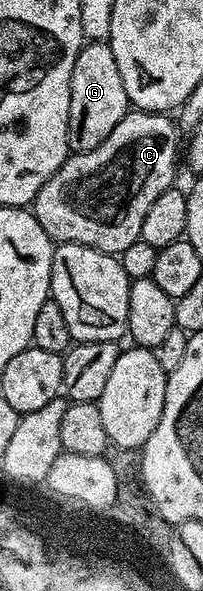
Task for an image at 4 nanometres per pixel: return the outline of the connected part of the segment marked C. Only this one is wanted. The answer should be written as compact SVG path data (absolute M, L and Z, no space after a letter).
M131 109L120 125L116 125L116 129L112 129L112 133L108 133L100 145L96 145L96 149L71 154L34 198L32 210L44 233L48 233L55 244L79 243L115 257L121 256L128 245L140 239L144 216L152 206L152 201L156 201L160 193L176 183L174 170L178 167L180 147L178 151L178 131L170 118L166 113Z

